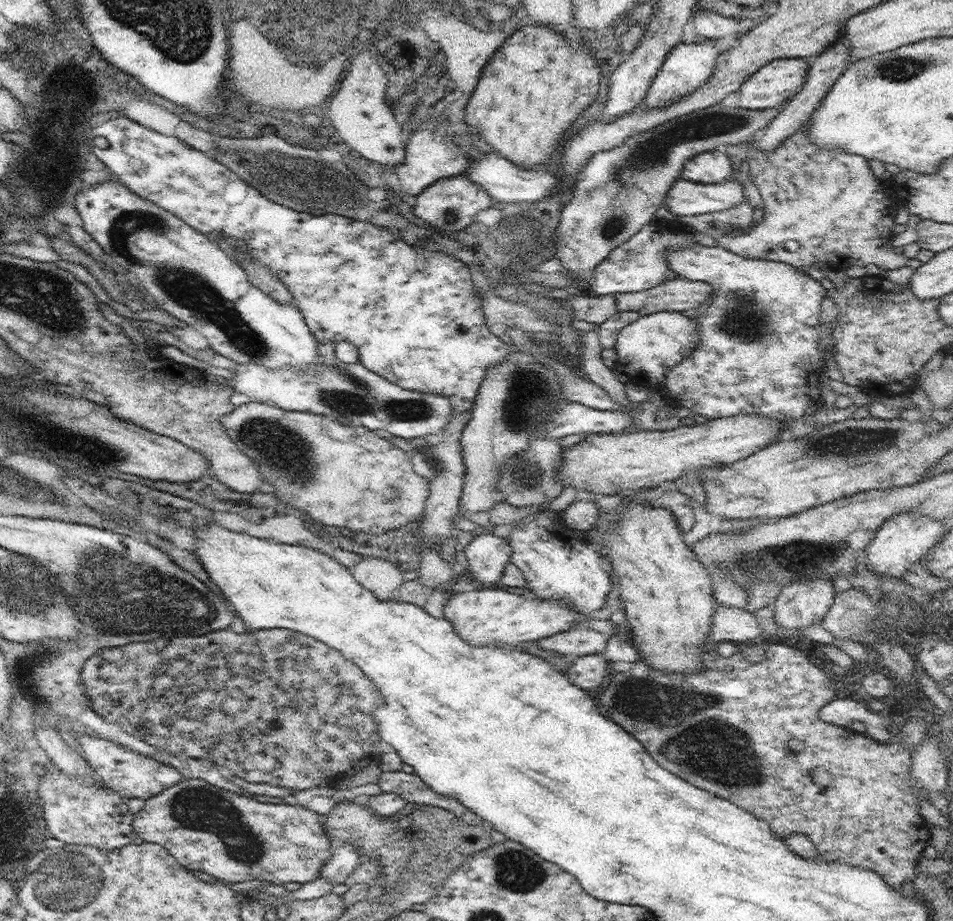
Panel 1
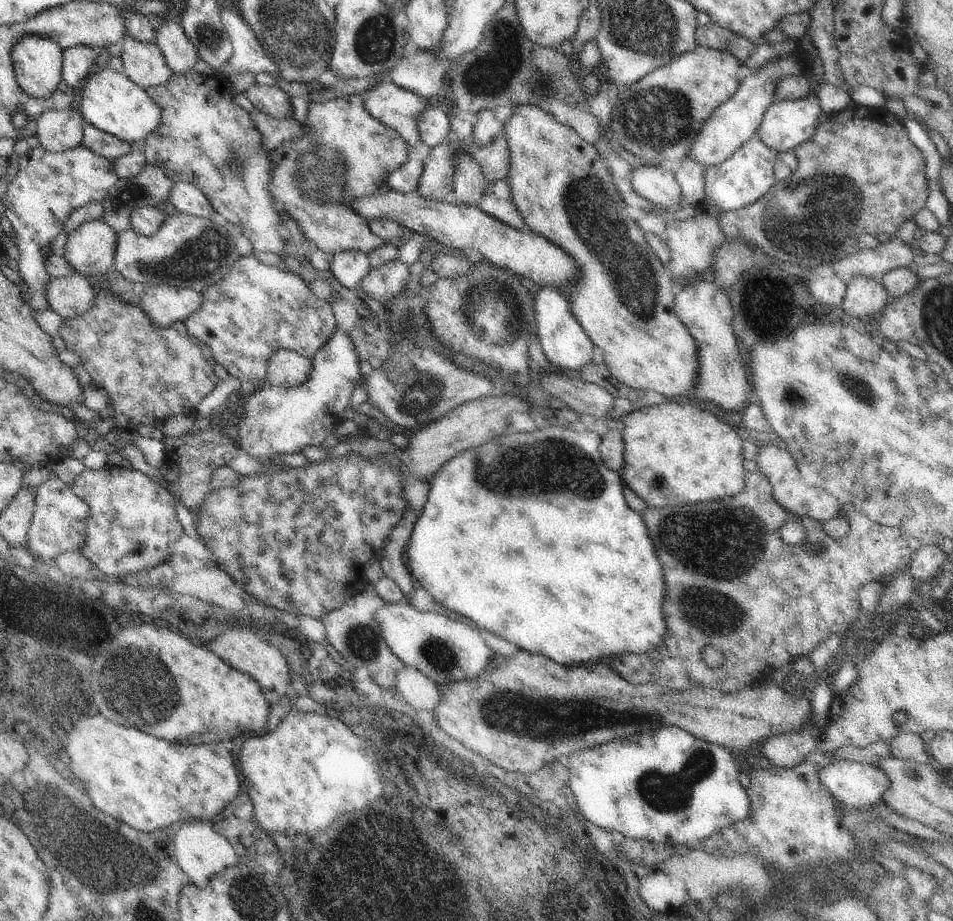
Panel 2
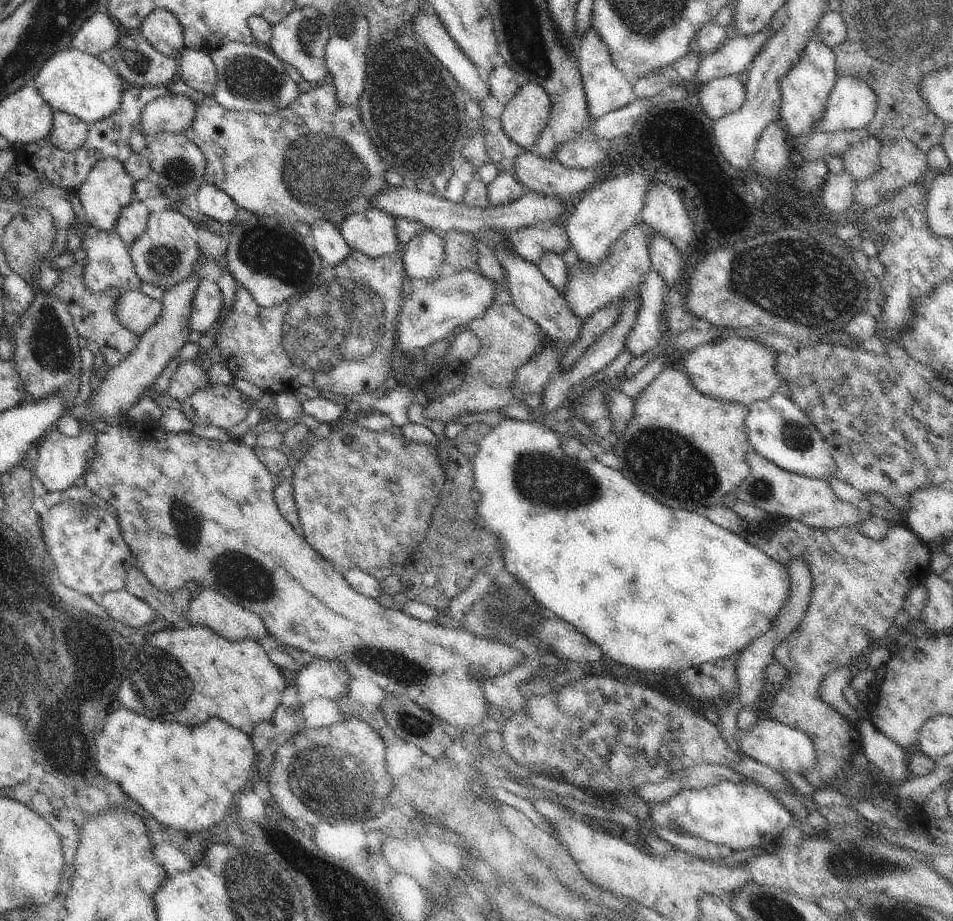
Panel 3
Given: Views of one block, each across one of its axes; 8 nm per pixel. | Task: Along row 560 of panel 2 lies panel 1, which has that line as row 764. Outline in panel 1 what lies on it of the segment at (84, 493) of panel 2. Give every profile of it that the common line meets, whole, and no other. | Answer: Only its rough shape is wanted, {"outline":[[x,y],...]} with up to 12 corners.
{"outline":[[74,735],[105,786],[146,801],[184,779],[107,738]]}

